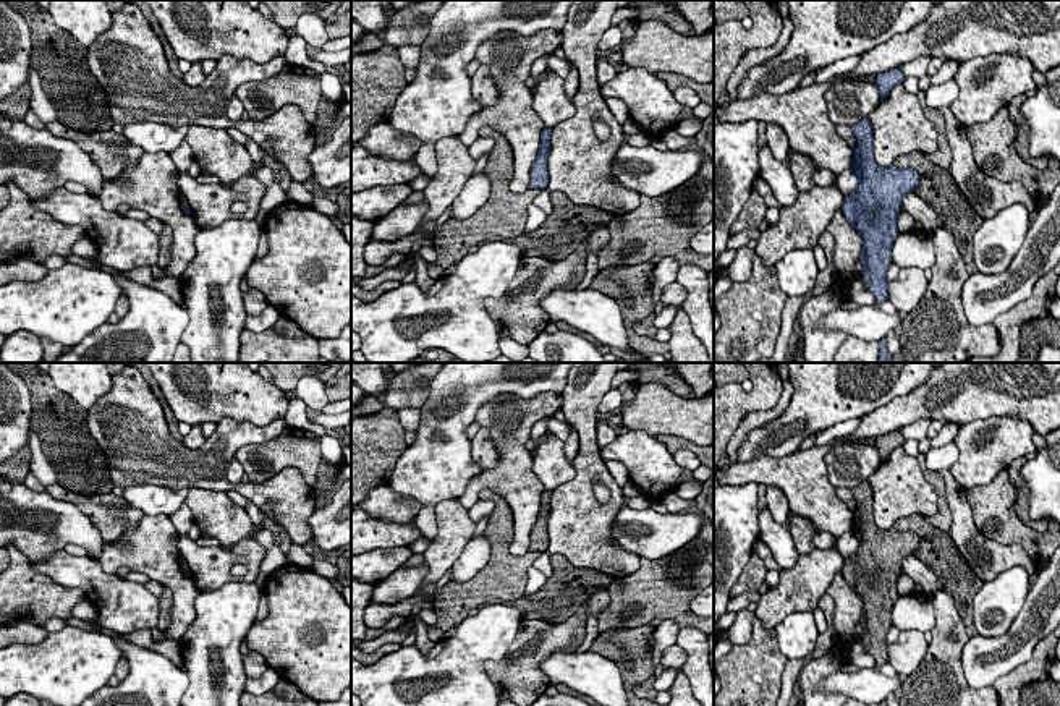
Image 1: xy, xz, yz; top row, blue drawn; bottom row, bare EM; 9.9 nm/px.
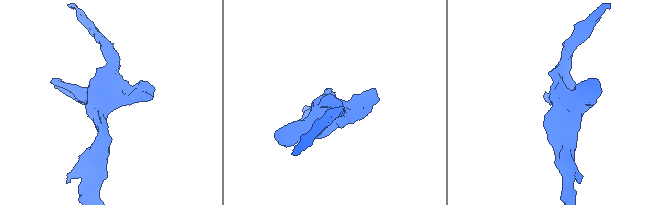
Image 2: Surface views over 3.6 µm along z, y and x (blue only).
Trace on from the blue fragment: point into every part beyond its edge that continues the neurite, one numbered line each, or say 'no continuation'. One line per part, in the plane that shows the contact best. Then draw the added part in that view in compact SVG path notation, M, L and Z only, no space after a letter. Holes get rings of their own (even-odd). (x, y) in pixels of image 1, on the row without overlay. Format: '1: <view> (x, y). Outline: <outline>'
no continuation

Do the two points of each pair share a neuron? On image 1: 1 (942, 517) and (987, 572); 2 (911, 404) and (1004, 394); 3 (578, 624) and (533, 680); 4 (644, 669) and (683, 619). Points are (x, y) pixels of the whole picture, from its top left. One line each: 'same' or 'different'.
1: different
2: same
3: same
4: different

